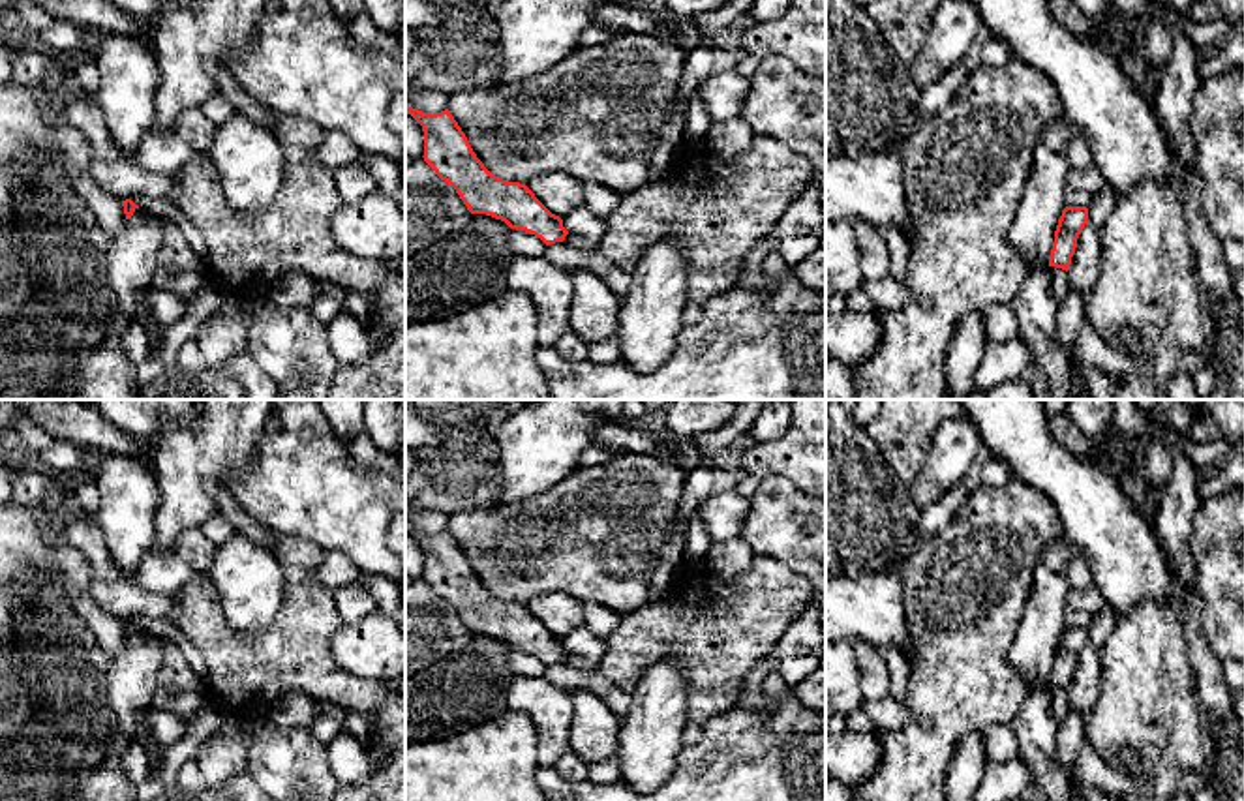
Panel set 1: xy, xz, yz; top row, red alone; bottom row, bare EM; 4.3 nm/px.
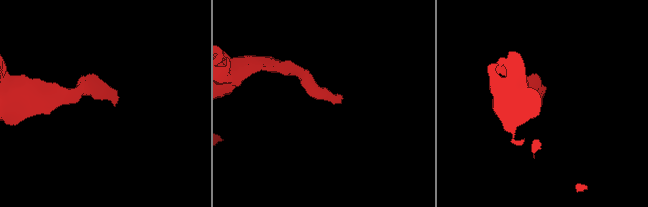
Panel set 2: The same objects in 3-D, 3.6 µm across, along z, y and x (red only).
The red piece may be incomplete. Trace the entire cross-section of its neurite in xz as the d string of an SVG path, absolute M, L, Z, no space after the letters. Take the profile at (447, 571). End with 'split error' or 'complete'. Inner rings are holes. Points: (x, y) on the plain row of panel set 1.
M405 527L424 552L424 582L456 610L471 634L486 634L540 658L546 666L563 662L569 651L535 613L520 602L492 595L473 572L448 529L428 535Z | complete

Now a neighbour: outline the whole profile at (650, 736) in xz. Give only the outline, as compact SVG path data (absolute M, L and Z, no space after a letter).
M660 658L642 675L619 724L621 778L640 793L657 790L675 767L689 720L683 664Z

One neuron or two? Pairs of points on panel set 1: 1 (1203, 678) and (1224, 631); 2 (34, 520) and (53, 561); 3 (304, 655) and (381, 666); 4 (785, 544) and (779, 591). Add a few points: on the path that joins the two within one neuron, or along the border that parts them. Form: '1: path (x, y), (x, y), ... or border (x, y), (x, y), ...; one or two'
1: border (1203, 612), (1203, 638), (1220, 661); two
2: path (34, 531), (34, 544), (42, 552); one
3: border (342, 623), (331, 638), (333, 659), (374, 680); two
4: border (766, 556), (783, 561), (805, 578); two

